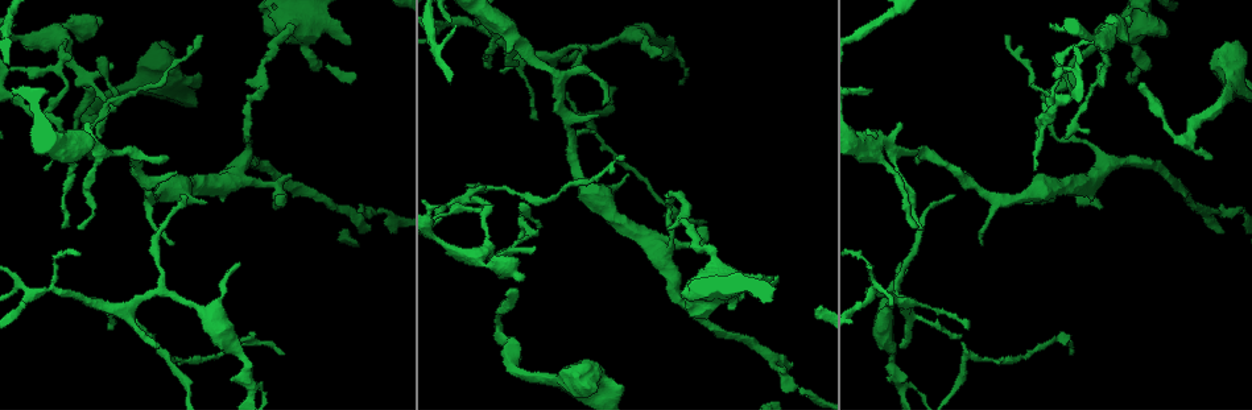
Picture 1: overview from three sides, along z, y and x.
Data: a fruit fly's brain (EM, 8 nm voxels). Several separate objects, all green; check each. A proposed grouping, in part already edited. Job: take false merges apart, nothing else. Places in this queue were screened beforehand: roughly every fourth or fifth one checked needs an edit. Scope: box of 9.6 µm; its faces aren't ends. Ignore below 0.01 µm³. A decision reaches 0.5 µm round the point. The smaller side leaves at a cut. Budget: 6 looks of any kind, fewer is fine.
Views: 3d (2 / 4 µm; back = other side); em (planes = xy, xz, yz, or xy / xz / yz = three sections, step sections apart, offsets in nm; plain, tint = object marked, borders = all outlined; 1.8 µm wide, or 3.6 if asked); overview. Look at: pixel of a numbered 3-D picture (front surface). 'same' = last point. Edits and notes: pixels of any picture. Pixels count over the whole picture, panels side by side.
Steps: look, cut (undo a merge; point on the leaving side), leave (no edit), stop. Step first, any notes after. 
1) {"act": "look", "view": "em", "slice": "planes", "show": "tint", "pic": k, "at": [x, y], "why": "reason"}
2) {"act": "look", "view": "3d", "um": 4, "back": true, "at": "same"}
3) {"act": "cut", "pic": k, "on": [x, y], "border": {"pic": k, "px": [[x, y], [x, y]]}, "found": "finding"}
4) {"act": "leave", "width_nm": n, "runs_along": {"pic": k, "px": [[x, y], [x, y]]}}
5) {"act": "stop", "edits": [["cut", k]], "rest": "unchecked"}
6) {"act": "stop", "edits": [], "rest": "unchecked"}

{"act": "look", "view": "em", "slice": "planes", "show": "tint", "pic": 1, "at": [703, 243], "why": "abrupt turn"}

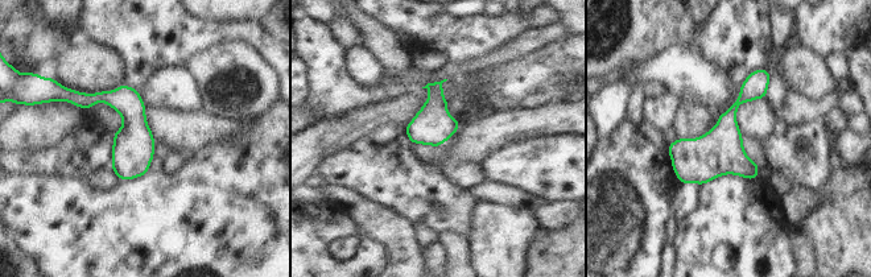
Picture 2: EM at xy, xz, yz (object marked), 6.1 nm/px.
{"act": "leave", "runs_along": {"pic": 2, "px": [[764, 73], [682, 180]]}, "found": "all the same neuron"}

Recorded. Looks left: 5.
{"act": "look", "view": "3d", "um": 4, "pic": 1, "at": [250, 106], "why": "narrows sharply"}

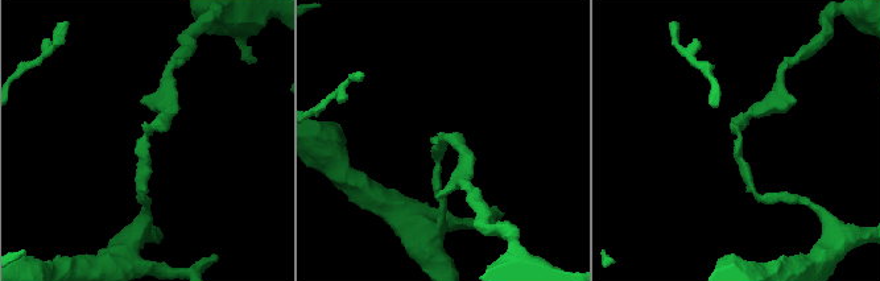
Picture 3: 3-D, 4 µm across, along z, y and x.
{"act": "look", "view": "em", "slice": "planes", "show": "tint", "pic": 3, "at": [144, 143], "why": "shape alone is not enough"}

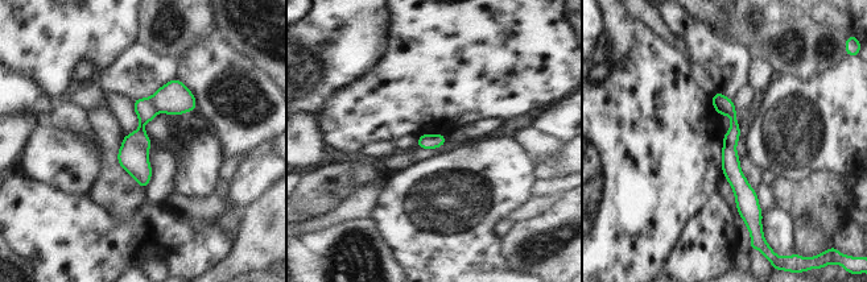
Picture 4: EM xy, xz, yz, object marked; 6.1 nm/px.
{"act": "cut", "pic": 4, "on": [174, 98], "found": "two neurons meet here"}

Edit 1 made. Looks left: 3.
{"act": "look", "view": "3d", "um": 4, "back": true, "pic": 1, "at": [892, 155], "why": "a narrow waist"}

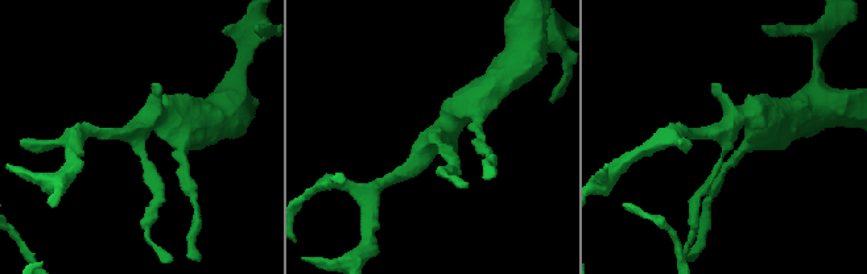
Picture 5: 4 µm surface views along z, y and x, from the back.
{"act": "look", "view": "em", "slice": "xz", "step": 8, "show": "tint", "pic": 5, "at": [134, 132]}

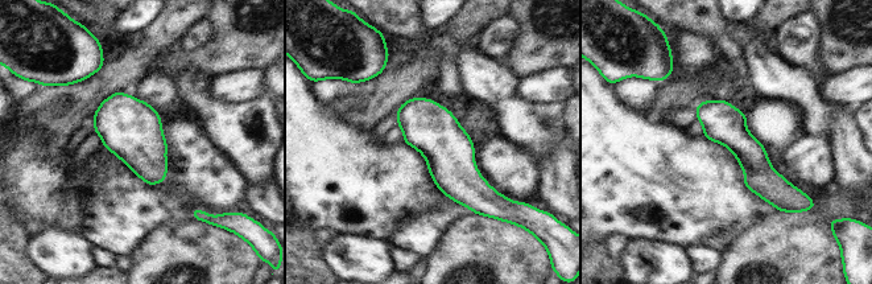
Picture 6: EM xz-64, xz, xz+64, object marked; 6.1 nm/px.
{"act": "look", "view": "em", "slice": "planes", "show": "tint", "at": "same", "why": "cut it another way"}

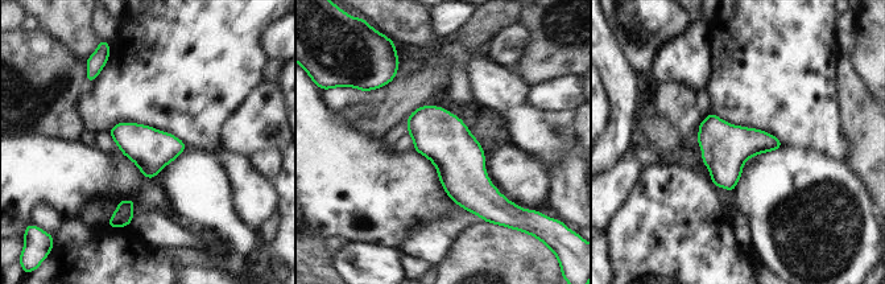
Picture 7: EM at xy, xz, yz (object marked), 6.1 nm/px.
{"act": "leave", "found": "continuous, no second neuron"}

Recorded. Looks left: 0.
{"act": "stop", "edits": [["cut", 4]], "rest": "unchecked"}

